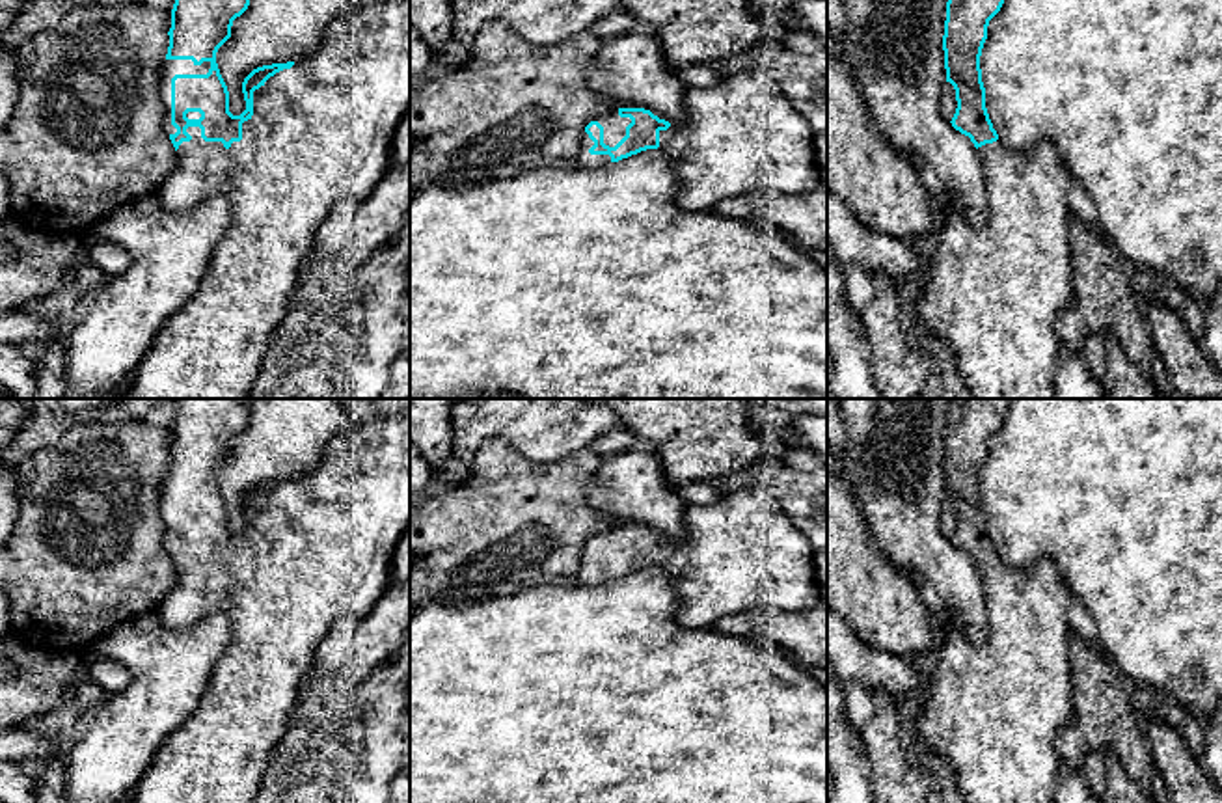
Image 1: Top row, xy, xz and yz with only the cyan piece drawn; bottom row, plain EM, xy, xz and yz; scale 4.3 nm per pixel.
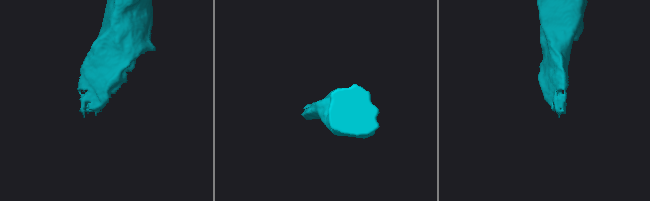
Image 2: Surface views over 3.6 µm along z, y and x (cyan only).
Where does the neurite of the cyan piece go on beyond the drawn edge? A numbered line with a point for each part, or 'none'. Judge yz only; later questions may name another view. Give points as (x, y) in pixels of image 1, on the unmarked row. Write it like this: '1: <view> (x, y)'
1: yz (991, 710)

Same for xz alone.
1: xz (613, 543)

